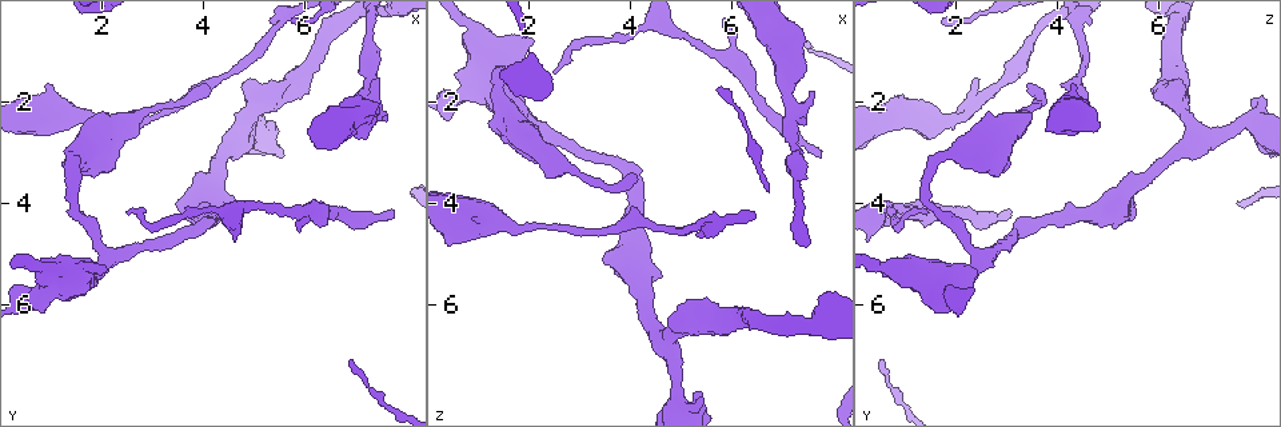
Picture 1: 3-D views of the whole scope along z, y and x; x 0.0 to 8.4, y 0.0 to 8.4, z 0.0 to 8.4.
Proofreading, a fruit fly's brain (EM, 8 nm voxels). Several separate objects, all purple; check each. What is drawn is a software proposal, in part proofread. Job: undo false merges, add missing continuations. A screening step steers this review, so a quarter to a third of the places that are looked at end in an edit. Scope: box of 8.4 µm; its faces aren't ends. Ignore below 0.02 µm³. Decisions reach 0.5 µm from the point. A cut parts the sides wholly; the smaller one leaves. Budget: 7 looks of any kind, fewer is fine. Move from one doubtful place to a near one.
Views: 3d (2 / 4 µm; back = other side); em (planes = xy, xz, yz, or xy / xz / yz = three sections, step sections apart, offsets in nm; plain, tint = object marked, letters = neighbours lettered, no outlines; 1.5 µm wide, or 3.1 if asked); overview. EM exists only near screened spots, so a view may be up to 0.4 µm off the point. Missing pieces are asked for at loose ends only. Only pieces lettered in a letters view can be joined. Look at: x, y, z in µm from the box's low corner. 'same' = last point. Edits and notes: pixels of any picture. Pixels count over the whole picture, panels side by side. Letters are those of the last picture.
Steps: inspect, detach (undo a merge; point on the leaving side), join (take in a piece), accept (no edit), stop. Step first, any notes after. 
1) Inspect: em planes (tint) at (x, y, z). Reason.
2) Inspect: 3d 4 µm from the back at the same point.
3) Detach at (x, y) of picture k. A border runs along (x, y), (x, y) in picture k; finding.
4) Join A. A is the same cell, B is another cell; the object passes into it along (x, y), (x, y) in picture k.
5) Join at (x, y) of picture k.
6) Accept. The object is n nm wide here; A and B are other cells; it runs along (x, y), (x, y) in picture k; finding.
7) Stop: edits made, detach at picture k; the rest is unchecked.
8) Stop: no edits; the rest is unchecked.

Inspect: 3d 2 µm at (4.10, 1.75, 3.45). An open end.

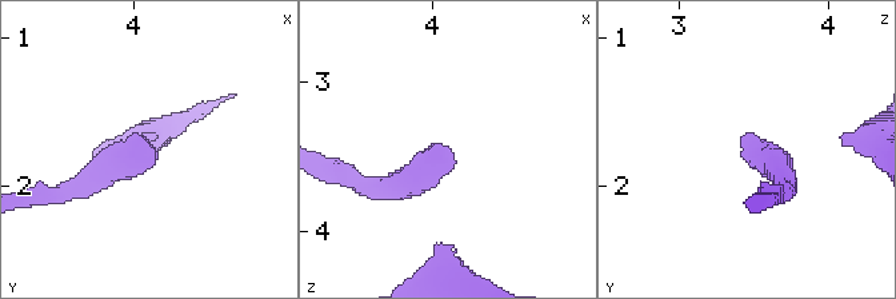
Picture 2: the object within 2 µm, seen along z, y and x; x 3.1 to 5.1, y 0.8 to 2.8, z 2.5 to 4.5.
Inspect: em xy step 8 (letters) at (4.16, 1.76, 3.46). Shape alone is not enough.

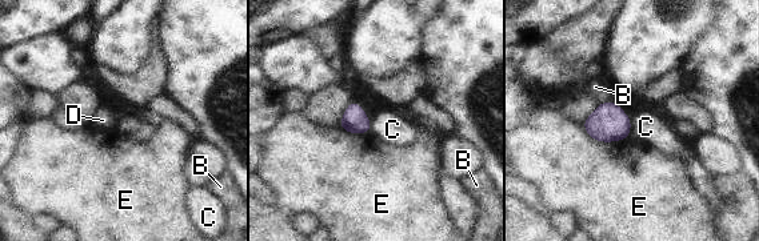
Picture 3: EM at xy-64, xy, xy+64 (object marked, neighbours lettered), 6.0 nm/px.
Accept. B, C, D and E are other cells; a border runs along (628, 119), (630, 133) in picture 3; no lettered piece goes on from it.

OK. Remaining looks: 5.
Inspect: 3d 4 µm at (7.70, 4.10, 3.15). Free end.

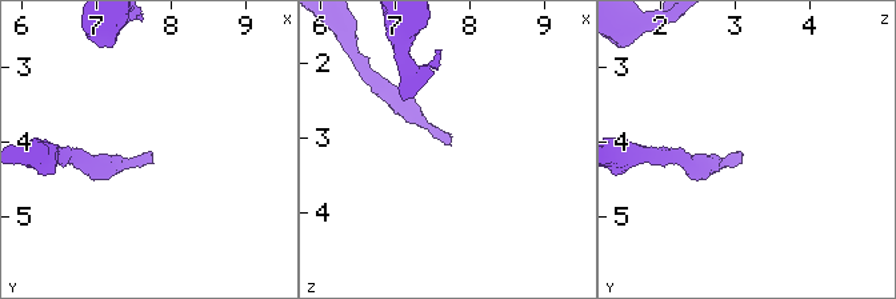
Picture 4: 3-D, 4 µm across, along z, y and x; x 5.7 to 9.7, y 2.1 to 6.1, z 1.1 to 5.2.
Inspect: em planes (letters) at (7.75, 4.15, 3.10). Shape alone is not enough.

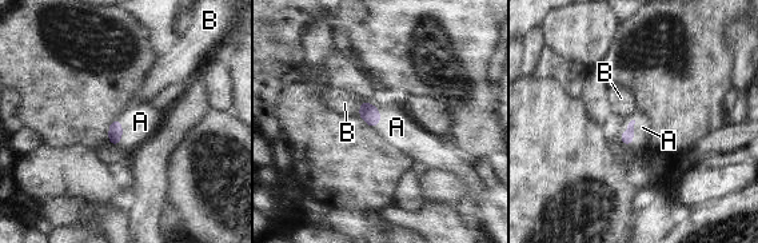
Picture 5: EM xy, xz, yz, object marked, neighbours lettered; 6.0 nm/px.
Join at (642, 127) of picture 5. The longest contact is with A, 180 nm; A is the same cell, B is another cell; the object passes into it along (627, 136), (633, 134), (642, 127) in picture 5; it goes on there.

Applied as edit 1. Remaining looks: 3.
Stop: edits made, join at picture 5; the rest is unchecked.

